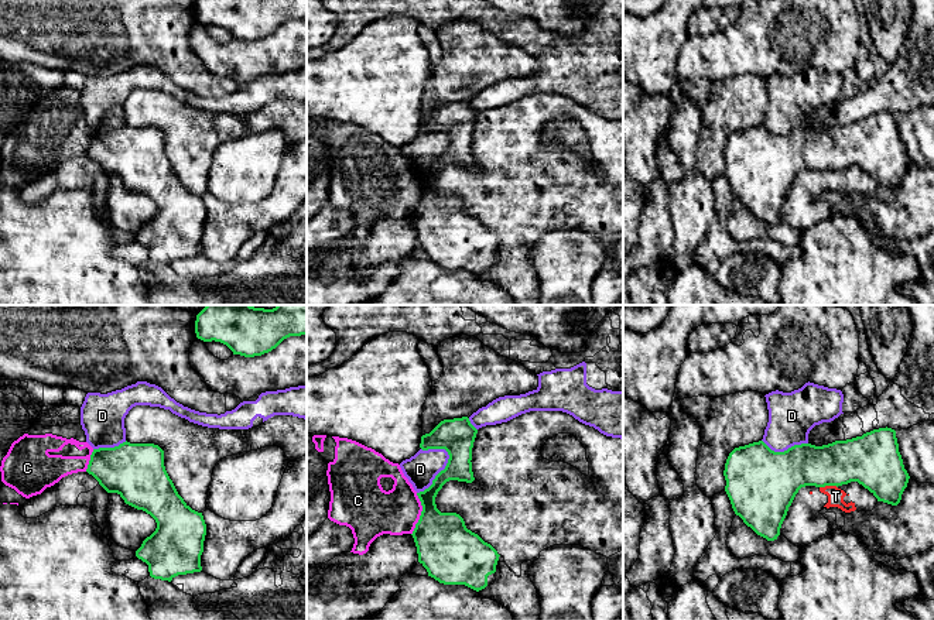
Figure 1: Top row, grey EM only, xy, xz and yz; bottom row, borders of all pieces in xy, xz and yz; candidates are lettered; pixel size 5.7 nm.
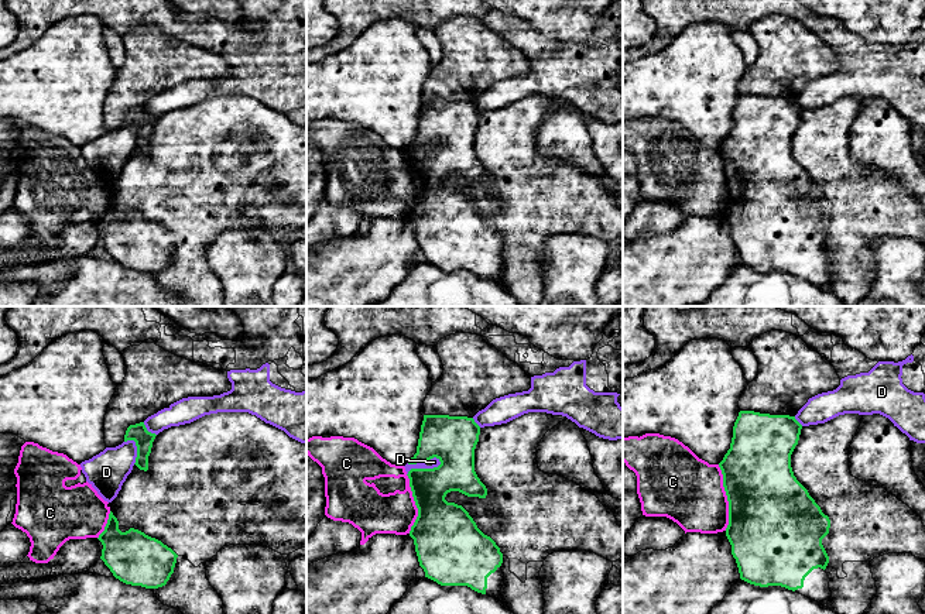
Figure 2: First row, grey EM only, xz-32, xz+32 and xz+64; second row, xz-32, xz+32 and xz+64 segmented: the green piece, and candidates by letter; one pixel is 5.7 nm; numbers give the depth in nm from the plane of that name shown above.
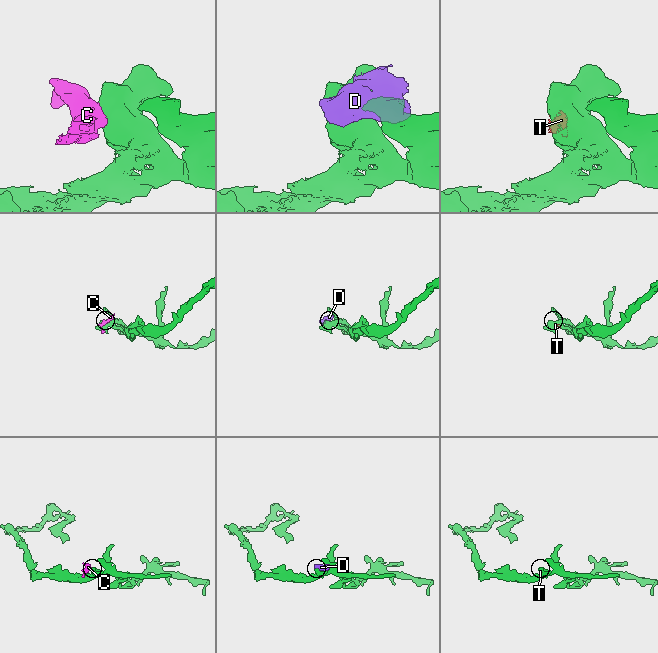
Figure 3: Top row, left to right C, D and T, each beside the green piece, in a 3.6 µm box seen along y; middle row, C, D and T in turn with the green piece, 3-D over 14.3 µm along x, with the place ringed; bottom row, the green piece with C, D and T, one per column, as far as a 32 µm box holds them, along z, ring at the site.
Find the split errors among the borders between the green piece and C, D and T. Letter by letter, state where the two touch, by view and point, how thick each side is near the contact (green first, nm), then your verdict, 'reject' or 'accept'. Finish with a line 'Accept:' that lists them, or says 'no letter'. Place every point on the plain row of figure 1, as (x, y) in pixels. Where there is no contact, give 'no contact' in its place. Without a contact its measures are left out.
C: xz (421, 198) | 320/260 nm | reject
D: xz (438, 157) | 200/180 nm | reject
T: yz (828, 168) | 260/100 nm | reject
Accept: no letter

